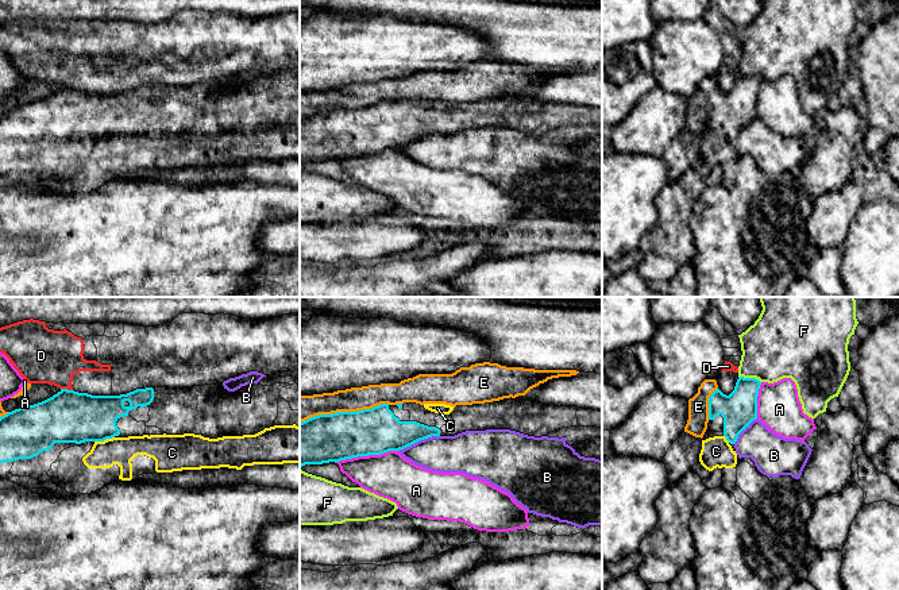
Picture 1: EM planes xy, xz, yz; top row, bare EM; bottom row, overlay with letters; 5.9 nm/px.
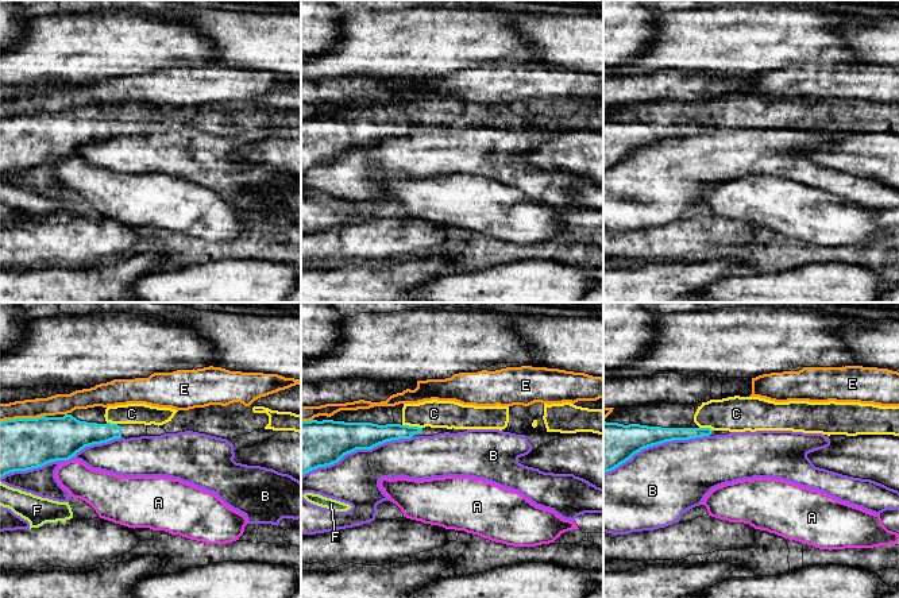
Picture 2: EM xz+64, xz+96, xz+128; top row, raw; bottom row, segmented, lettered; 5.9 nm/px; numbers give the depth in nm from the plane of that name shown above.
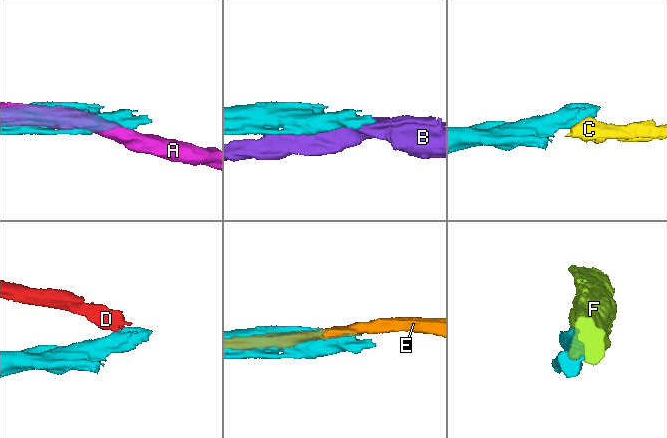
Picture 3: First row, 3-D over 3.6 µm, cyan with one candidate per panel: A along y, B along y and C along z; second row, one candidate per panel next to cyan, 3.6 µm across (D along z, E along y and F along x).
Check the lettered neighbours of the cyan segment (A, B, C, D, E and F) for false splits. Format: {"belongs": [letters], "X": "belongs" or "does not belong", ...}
{"belongs": ["C"], "A": "does not belong", "B": "does not belong", "C": "belongs", "D": "does not belong", "E": "does not belong", "F": "does not belong"}

